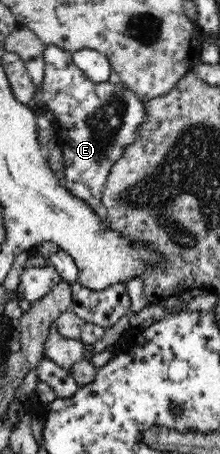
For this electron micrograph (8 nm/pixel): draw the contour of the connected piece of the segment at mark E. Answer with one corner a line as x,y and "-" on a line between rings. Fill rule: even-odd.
47,45
42,57
45,71
41,96
55,118
55,141
65,161
62,181
67,190
79,200
84,200
98,217
106,220
107,209
101,200
104,184
125,149
141,138
139,129
146,118
146,104
122,81
114,84
90,80
73,62
70,51

